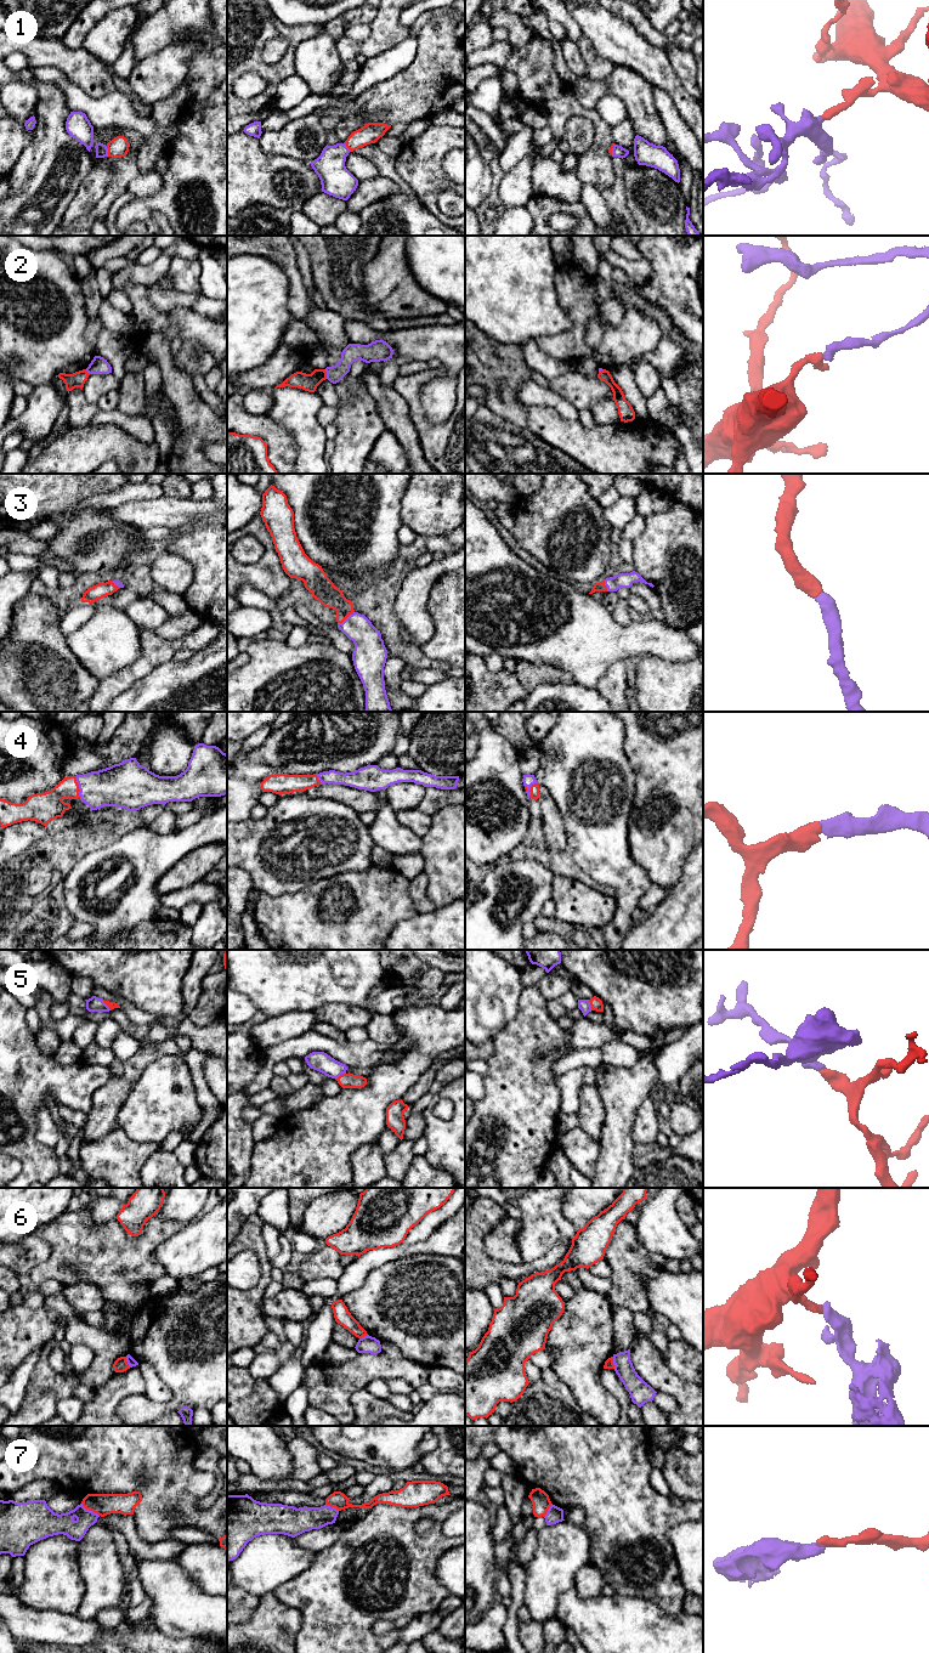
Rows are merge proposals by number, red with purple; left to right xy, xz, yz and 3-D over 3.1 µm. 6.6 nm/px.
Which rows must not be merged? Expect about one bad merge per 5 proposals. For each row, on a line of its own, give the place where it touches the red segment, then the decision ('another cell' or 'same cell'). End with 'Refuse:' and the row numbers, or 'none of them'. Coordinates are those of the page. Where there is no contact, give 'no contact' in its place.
1: meets red in xy at (108, 151); same cell
2: meets red in xz at (326, 374); another cell
3: meets red in xz at (345, 618); same cell
4: meets red in yz at (531, 788); same cell
5: meets red in yz at (590, 1005); same cell
6: meets red in yz at (612, 1363); another cell
7: meets red in xy at (90, 1510); another cell
Refuse: 2, 6, 7

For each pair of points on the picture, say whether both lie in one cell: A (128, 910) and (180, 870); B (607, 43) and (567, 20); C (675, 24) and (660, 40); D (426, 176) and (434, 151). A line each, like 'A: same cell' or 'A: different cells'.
A: different cells
B: different cells
C: different cells
D: same cell

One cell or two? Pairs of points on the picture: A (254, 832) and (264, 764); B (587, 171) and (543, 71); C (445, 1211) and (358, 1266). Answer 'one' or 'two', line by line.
A: two
B: one
C: one

